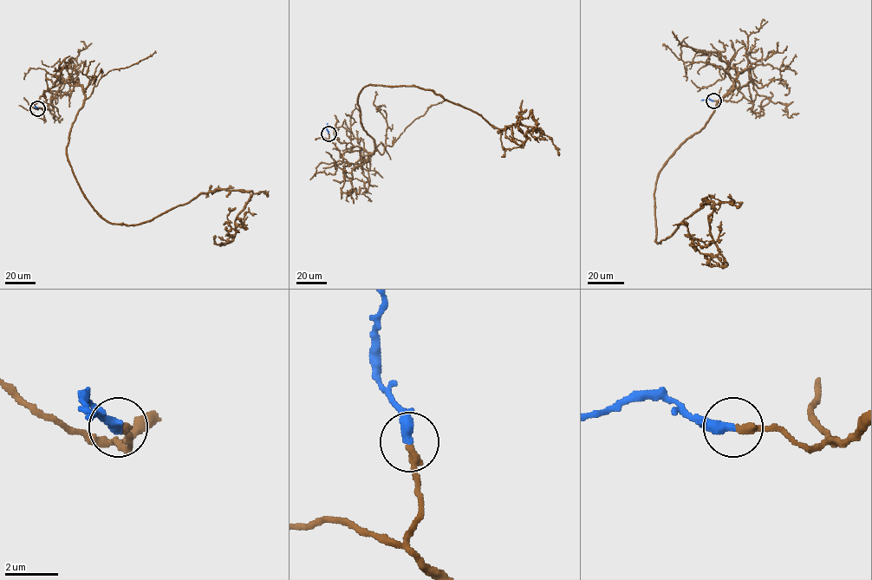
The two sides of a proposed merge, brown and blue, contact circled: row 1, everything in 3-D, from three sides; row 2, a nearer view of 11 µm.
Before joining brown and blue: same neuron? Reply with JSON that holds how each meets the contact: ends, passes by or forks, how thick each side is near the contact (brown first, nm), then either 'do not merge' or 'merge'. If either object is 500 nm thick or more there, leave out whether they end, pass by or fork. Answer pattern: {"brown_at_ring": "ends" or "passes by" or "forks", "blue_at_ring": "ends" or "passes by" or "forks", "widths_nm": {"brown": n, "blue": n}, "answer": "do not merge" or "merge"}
{"brown_at_ring": "ends", "blue_at_ring": "ends", "widths_nm": {"brown": 320, "blue": 400}, "answer": "merge"}

